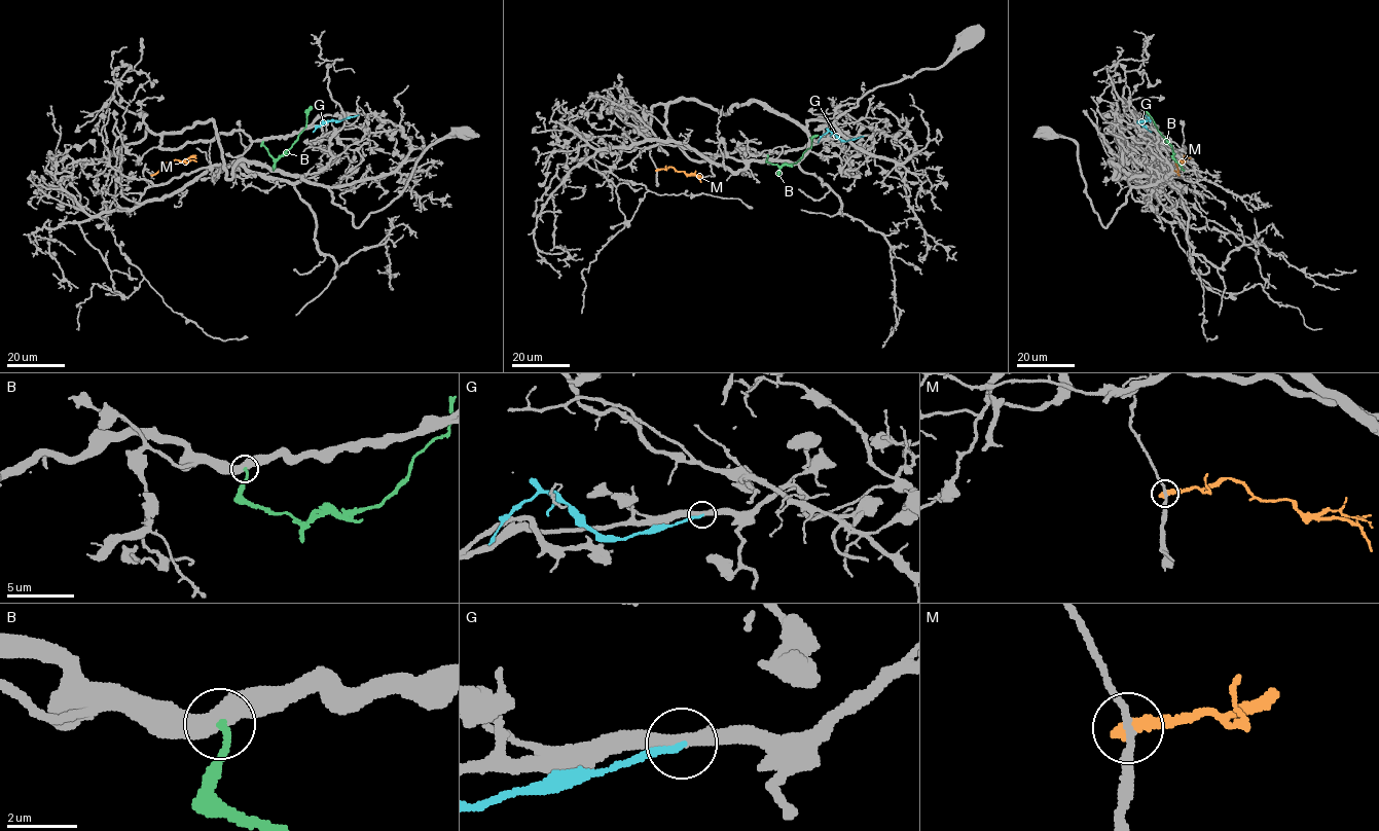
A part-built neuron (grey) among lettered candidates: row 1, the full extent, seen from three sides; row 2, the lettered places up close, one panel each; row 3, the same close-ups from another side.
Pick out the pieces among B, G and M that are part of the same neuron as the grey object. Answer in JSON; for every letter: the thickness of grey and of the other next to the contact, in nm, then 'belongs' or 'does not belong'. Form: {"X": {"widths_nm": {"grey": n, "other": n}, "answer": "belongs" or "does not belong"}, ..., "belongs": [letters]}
{"B": {"widths_nm": {"grey": 480, "other": 190}, "answer": "does not belong"}, "G": {"widths_nm": {"grey": 360, "other": 170}, "answer": "does not belong"}, "M": {"widths_nm": {"grey": 200, "other": 340}, "answer": "does not belong"}, "belongs": []}

